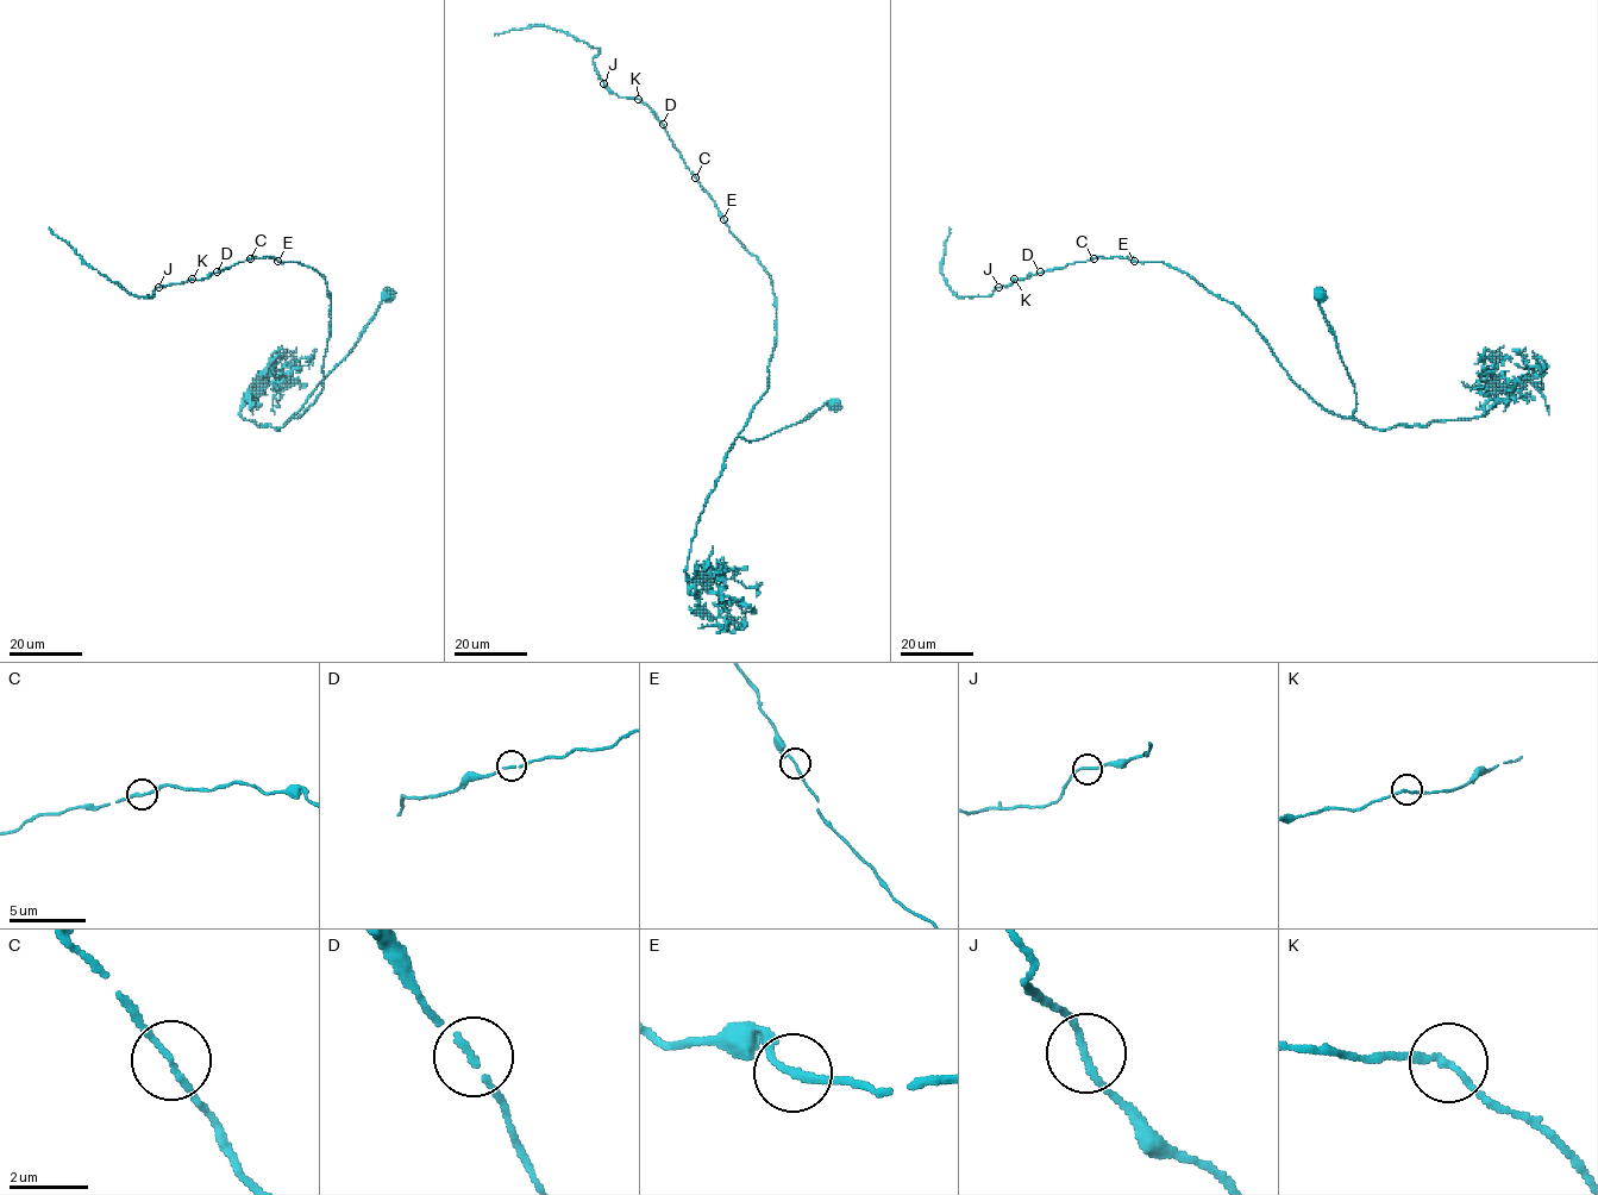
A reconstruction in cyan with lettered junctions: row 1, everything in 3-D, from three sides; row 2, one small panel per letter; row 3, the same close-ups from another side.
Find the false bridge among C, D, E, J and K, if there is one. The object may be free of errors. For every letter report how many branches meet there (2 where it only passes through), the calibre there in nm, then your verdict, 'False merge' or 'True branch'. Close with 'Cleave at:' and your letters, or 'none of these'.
C: Branches: 2. Thickness 150 nm. True branch
D: Branches: 2. Thickness 130 nm. True branch
E: Branches: 2. Thickness 160 nm. True branch
J: Branches: 2. Thickness 150 nm. True branch
K: Branches: 2. Thickness 160 nm. True branch
Cleave at: none of these

